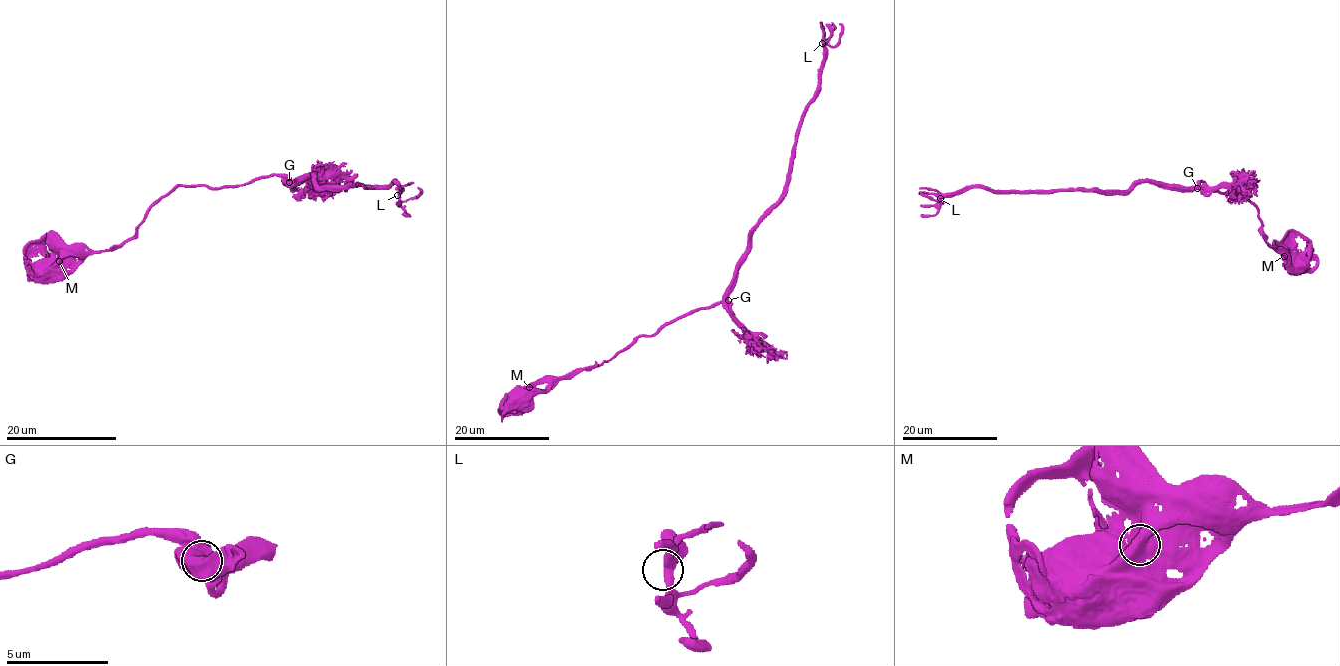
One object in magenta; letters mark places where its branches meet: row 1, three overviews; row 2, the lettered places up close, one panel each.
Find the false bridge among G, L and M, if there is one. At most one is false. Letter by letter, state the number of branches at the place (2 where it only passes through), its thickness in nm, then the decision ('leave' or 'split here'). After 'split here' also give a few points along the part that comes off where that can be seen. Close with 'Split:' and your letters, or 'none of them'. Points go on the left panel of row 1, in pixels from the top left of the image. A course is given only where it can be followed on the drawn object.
G: 2 branches meet; 600 nm thick; leave
L: 2 branches meet; 600 nm thick; leave
M: 2 branches meet; 750 nm thick; leave
Split: none of them

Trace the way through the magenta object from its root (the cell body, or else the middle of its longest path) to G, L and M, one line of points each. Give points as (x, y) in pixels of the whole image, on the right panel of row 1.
G: (1300, 265), (1291, 265), (1280, 248), (1266, 241), (1259, 210), (1241, 191), (1213, 191), (1204, 182), (1197, 188)
L: (1300, 265), (1266, 241), (1259, 210), (1241, 191), (1204, 182), (1135, 182), (1124, 191), (965, 188), (940, 198)
M: (1300, 265), (1300, 257), (1284, 255)

